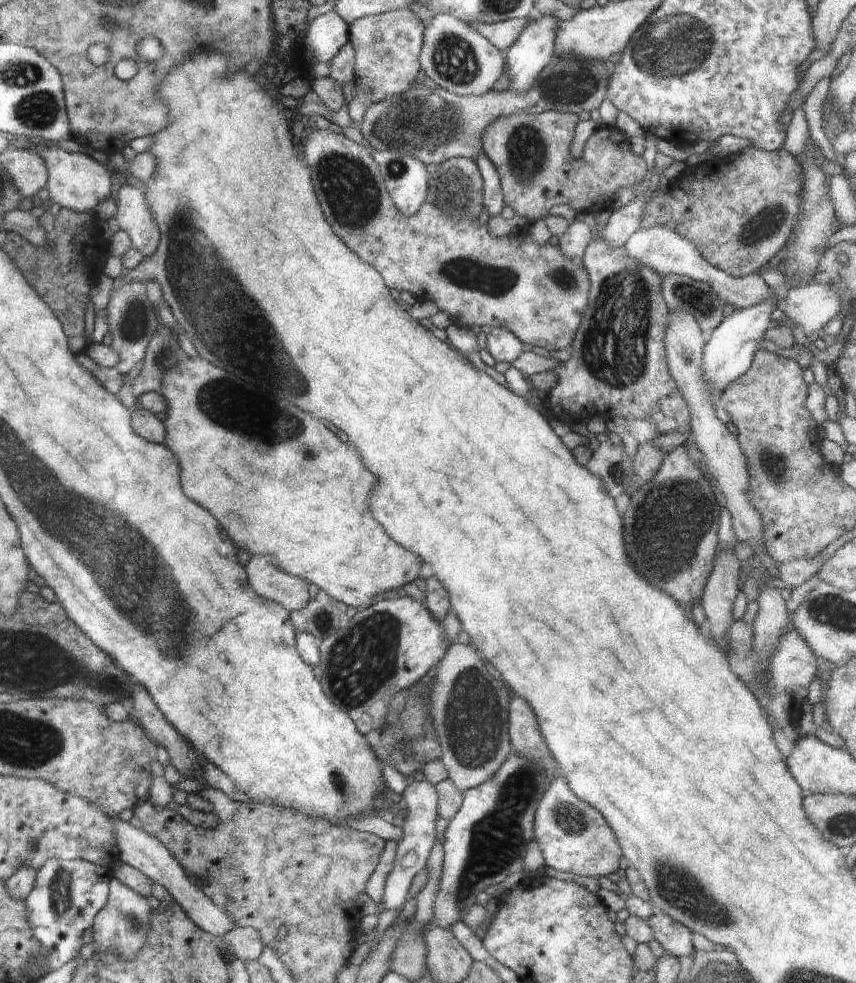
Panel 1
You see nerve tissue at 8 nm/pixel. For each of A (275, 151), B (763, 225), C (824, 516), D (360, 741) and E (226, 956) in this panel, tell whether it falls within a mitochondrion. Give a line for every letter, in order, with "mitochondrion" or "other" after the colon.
A: other
B: mitochondrion
C: other
D: other
E: other

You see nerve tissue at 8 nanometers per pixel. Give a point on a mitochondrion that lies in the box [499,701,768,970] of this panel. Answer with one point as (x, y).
(674, 885)

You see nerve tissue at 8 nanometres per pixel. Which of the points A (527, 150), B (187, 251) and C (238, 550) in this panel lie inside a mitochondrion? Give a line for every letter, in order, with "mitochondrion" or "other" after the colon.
A: mitochondrion
B: mitochondrion
C: other

